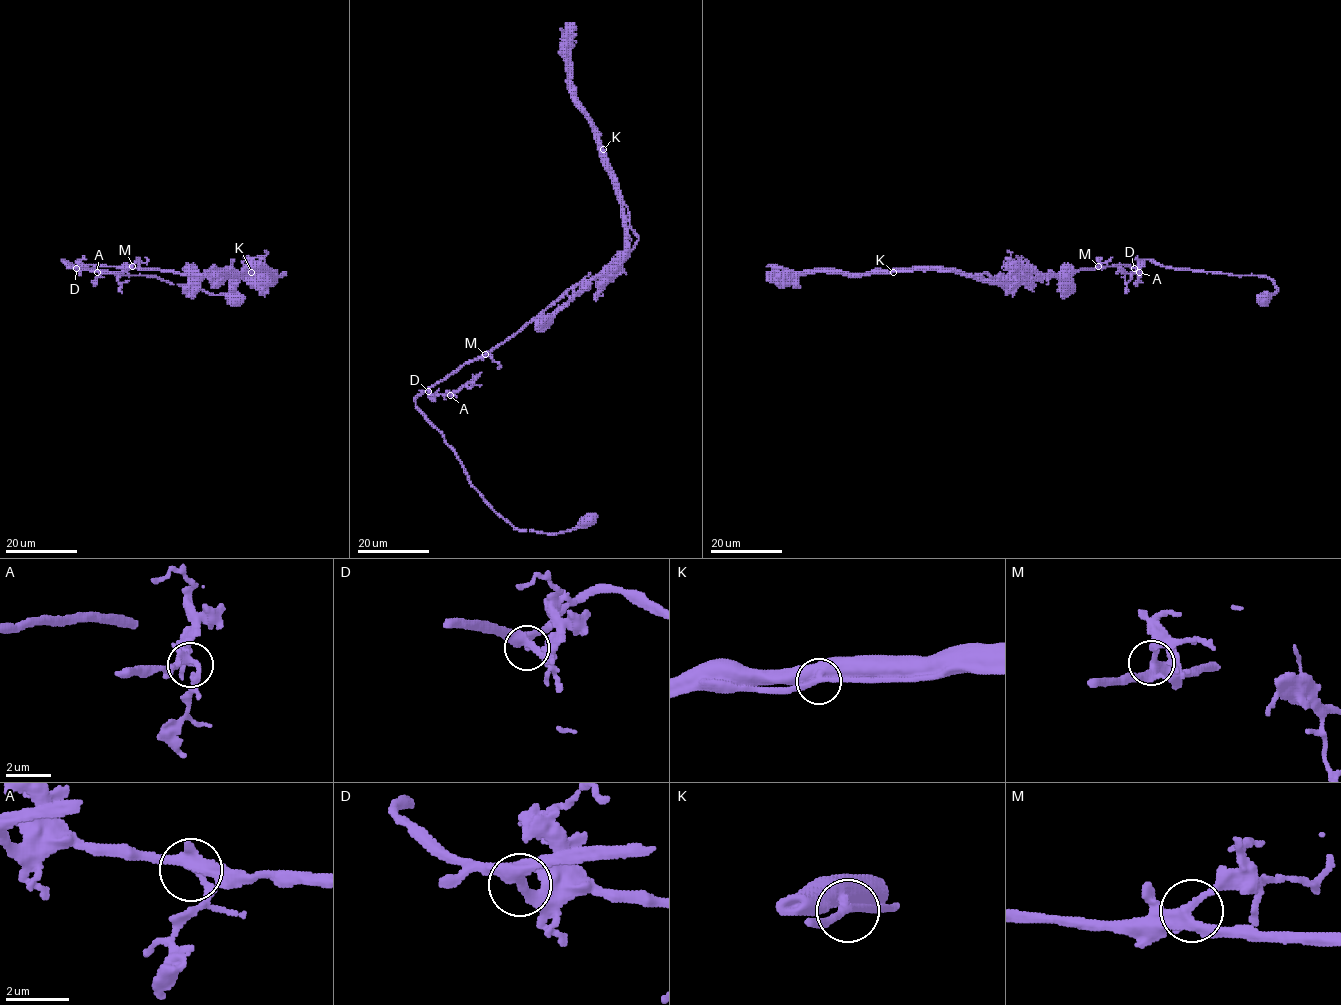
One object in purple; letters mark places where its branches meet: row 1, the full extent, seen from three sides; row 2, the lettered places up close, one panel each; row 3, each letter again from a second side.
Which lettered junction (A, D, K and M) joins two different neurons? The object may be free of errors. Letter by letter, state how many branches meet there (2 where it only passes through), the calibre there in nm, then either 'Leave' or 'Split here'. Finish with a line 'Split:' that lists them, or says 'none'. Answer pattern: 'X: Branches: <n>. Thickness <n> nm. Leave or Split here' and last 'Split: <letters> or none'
A: Branches: 3. Thickness 280 nm. Leave
D: Branches: 3. Thickness 360 nm. Leave
K: Branches: 2. Thickness 440 nm. Split here
M: Branches: 3. Thickness 280 nm. Leave
Split: K

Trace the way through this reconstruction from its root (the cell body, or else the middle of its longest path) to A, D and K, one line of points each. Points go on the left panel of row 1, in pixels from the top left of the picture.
A: (235, 299), (211, 294), (155, 276), (122, 276), (82, 268), (62, 260), (78, 269), (97, 272)
D: (235, 299), (211, 294), (155, 276), (122, 276), (82, 268), (62, 260), (76, 268)
K: (235, 299), (155, 276), (82, 268), (62, 260), (70, 266), (260, 275), (272, 281), (266, 269), (251, 272)

